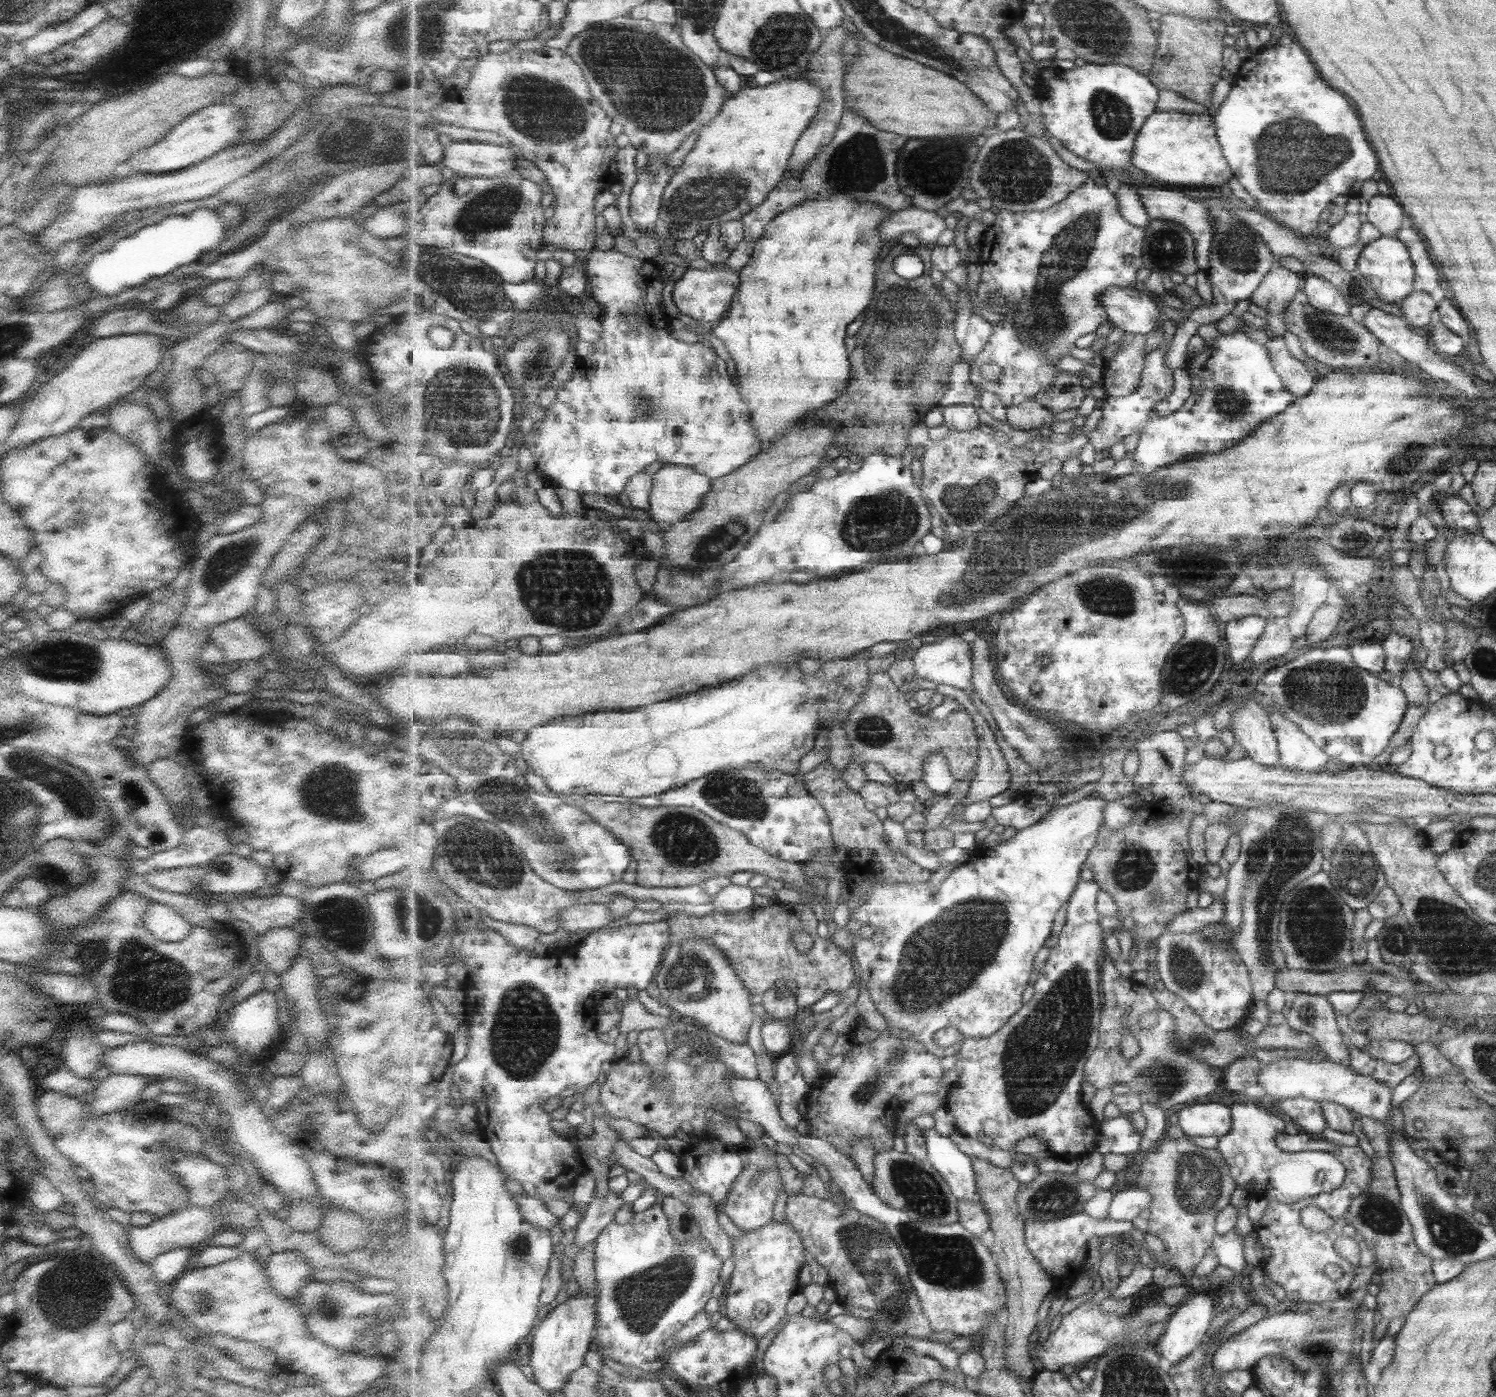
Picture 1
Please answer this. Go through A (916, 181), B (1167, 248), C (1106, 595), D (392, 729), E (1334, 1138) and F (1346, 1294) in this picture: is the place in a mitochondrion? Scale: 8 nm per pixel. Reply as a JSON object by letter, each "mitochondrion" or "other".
{"A":"mitochondrion","B":"mitochondrion","C":"mitochondrion","D":"other","E":"other","F":"other"}

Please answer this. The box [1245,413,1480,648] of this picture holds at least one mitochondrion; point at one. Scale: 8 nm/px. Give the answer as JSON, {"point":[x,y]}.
{"point":[1406,462]}

